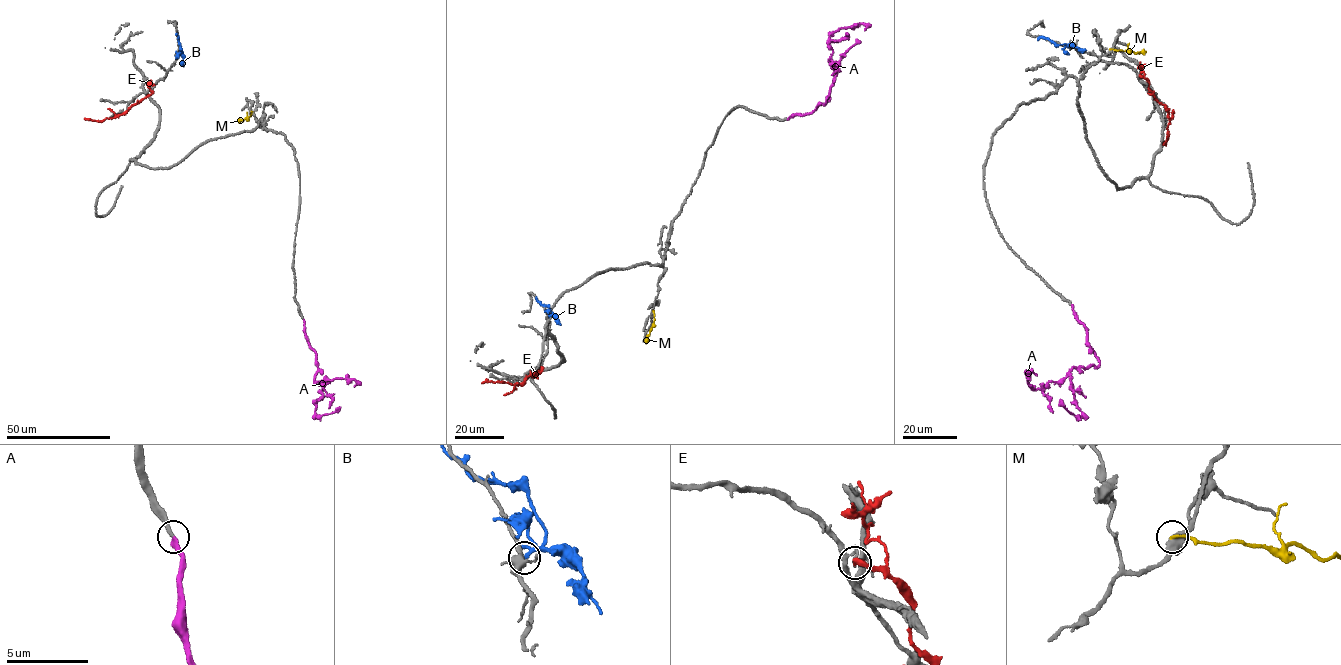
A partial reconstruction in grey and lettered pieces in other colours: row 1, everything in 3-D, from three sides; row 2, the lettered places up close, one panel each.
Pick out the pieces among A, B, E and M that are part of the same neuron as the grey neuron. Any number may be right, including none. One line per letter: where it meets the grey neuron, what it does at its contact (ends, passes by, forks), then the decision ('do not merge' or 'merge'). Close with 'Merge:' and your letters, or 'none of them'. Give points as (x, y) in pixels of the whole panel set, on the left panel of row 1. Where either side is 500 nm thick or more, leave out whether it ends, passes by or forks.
A: contact (303, 319); it ends; merge
B: contact (178, 53); it forks; do not merge
E: contact (152, 91); it ends; do not merge
M: contact (251, 111); do not merge
Merge: A

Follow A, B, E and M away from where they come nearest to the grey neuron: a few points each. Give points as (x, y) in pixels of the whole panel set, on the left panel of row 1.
A: (303, 319), (308, 345), (316, 355), (318, 369), (314, 383), (346, 379), (354, 380), (357, 384), (354, 387)
B: (178, 53), (181, 49), (175, 35)
E: (152, 91), (116, 117), (101, 122), (84, 118)
M: (251, 111), (248, 119), (238, 121)

